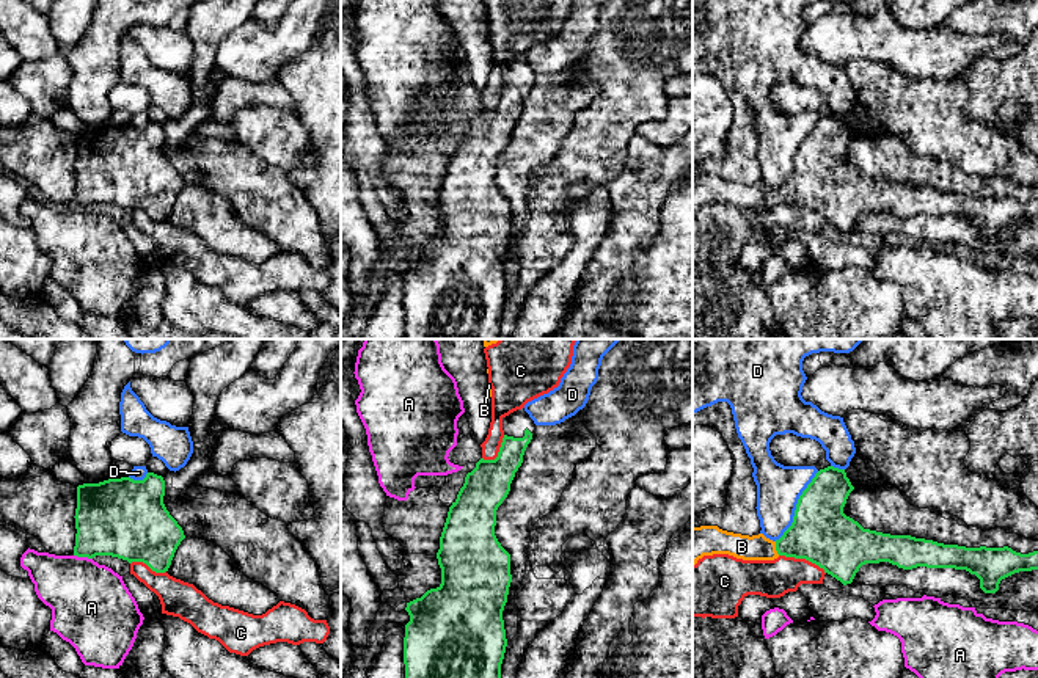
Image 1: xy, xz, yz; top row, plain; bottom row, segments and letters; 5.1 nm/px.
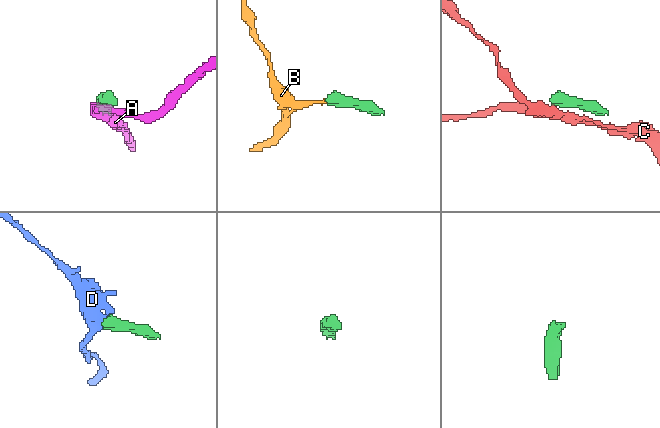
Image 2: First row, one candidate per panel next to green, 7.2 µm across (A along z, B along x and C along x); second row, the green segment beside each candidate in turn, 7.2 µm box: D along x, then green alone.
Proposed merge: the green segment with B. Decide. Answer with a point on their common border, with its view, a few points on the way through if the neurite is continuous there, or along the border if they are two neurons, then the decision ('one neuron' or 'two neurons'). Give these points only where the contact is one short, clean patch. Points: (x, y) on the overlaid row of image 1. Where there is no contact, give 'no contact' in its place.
meets green in yz at (776, 548); runs through yz (820, 532), (776, 548), (741, 546); one neuron

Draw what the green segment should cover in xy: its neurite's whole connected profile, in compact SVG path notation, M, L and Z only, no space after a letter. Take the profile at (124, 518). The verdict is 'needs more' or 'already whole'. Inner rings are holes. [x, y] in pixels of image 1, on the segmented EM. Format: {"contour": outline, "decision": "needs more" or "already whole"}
{"contour": "M148 472L143 480L108 479L77 487L74 556L111 556L168 571L185 538L163 504L165 480Z", "decision": "already whole"}

